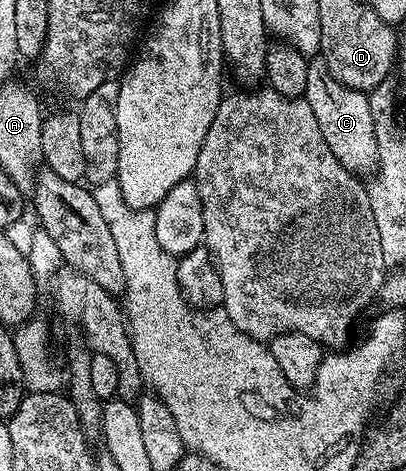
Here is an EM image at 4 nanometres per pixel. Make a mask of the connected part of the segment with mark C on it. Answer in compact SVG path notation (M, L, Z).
M317 56L310 61L304 100L307 104L311 104L311 112L315 112L315 120L319 120L319 132L323 132L323 140L327 140L327 148L331 148L335 160L339 160L339 164L343 164L347 172L358 176L375 175L380 160L379 144L376 143L379 122L376 117L373 119L373 106L369 103L369 98L370 95L366 91L352 90L343 85L325 66L324 58Z

